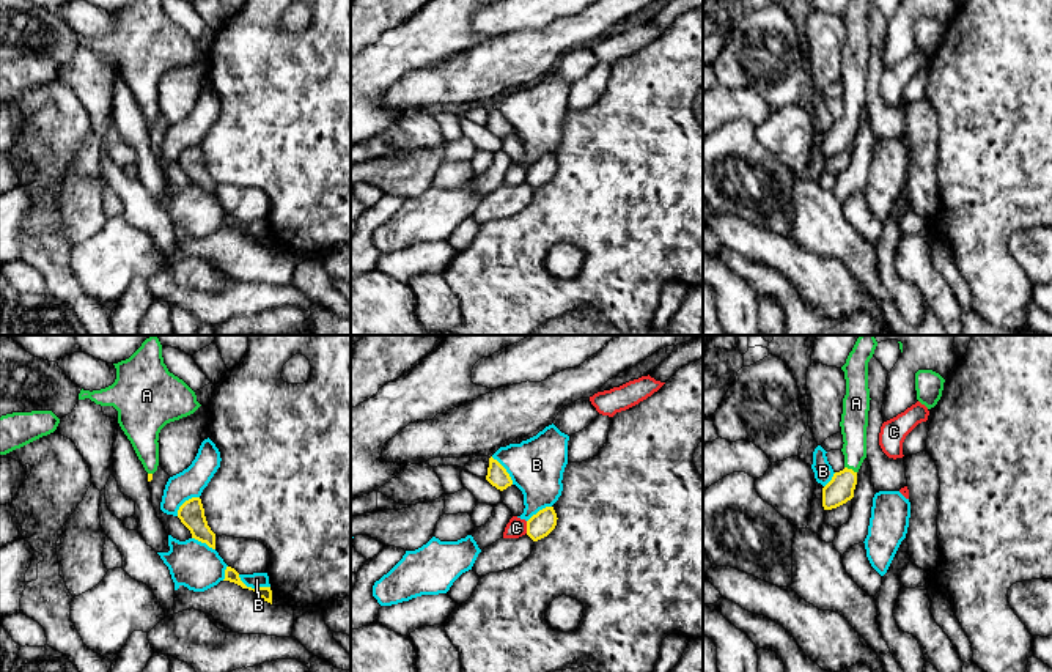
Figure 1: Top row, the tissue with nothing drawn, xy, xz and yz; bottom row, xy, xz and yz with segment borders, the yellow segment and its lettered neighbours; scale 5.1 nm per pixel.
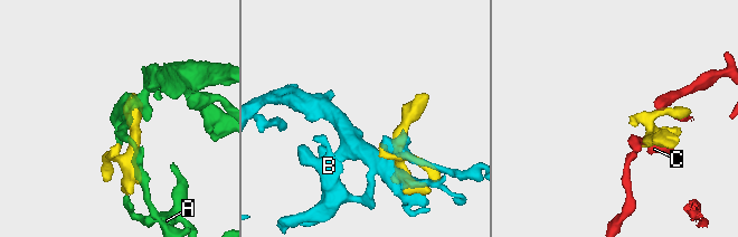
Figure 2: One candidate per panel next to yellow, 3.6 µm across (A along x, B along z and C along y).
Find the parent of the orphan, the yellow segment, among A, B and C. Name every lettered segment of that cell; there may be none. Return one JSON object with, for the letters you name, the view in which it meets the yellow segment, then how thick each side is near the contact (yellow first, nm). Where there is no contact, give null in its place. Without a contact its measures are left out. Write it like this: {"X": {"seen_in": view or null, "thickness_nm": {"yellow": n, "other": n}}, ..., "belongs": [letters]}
{"A": {"seen_in": "yz", "thickness_nm": {"yellow": 140, "other": 140}}, "belongs": ["A"]}

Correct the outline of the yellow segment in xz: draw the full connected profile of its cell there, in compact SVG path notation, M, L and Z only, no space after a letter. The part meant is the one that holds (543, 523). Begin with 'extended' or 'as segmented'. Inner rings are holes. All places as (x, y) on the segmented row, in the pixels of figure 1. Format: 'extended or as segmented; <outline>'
as segmented; M546 507L539 510L536 515L533 515L527 521L527 535L533 540L538 541L544 537L547 537L557 526L557 513L554 507Z

